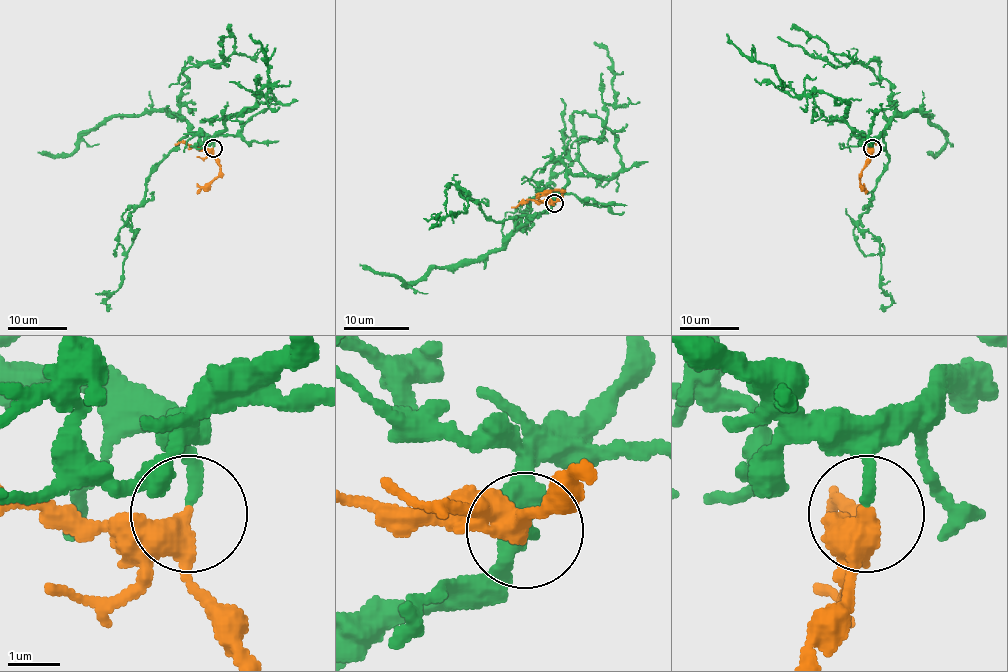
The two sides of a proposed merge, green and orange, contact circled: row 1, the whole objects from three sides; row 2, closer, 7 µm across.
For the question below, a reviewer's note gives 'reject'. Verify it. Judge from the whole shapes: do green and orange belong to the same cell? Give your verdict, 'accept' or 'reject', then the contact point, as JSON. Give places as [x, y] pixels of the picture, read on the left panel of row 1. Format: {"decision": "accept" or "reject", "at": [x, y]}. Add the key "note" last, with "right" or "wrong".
{"decision": "accept", "at": [213, 148], "note": "wrong"}

